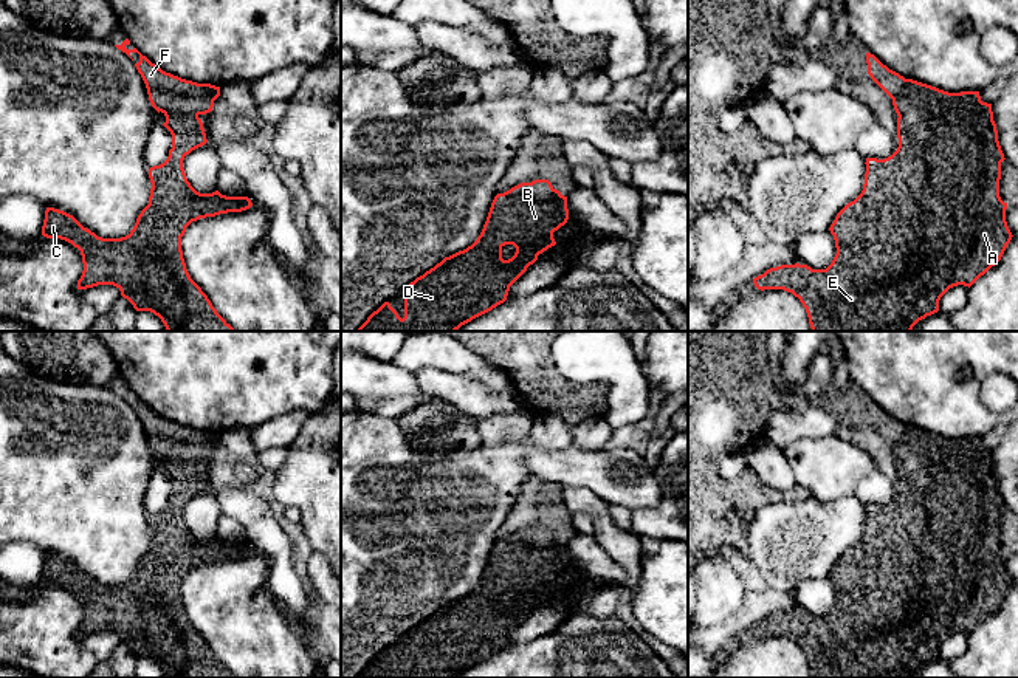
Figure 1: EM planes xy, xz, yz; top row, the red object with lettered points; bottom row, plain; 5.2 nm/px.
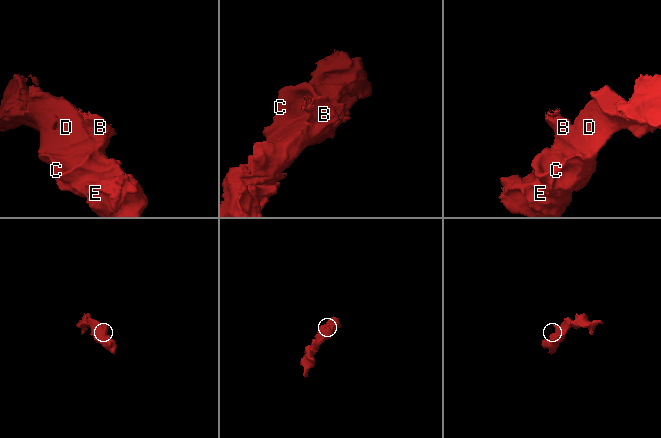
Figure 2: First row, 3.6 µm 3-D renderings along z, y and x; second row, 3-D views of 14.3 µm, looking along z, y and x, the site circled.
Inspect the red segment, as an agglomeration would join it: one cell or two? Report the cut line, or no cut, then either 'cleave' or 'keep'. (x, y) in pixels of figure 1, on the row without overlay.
xy (147, 435), (178, 440), (213, 440), (217, 443) | cleave

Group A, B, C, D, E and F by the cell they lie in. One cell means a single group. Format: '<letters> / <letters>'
A B C D E / F

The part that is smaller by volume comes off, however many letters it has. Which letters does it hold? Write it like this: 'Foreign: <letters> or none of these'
Foreign: F

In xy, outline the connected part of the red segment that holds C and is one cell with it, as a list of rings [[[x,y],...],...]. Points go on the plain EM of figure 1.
[[[147,437],[147,441],[152,454],[166,463],[163,472],[172,481],[172,495],[163,511],[149,515],[152,529],[149,551],[138,562],[130,580],[121,585],[102,585],[84,574],[73,562],[46,554],[42,582],[65,587],[81,598],[84,618],[77,627],[77,636],[113,632],[136,658],[150,658],[158,663],[167,678],[234,678],[191,625],[181,598],[181,584],[192,568],[242,559],[253,553],[248,543],[226,543],[218,537],[197,539],[183,515],[184,503],[208,489],[198,463],[212,458],[217,443],[178,441],[163,437]]]

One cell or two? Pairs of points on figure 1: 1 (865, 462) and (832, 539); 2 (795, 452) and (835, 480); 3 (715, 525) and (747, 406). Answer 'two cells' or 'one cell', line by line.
1: two cells
2: one cell
3: one cell

